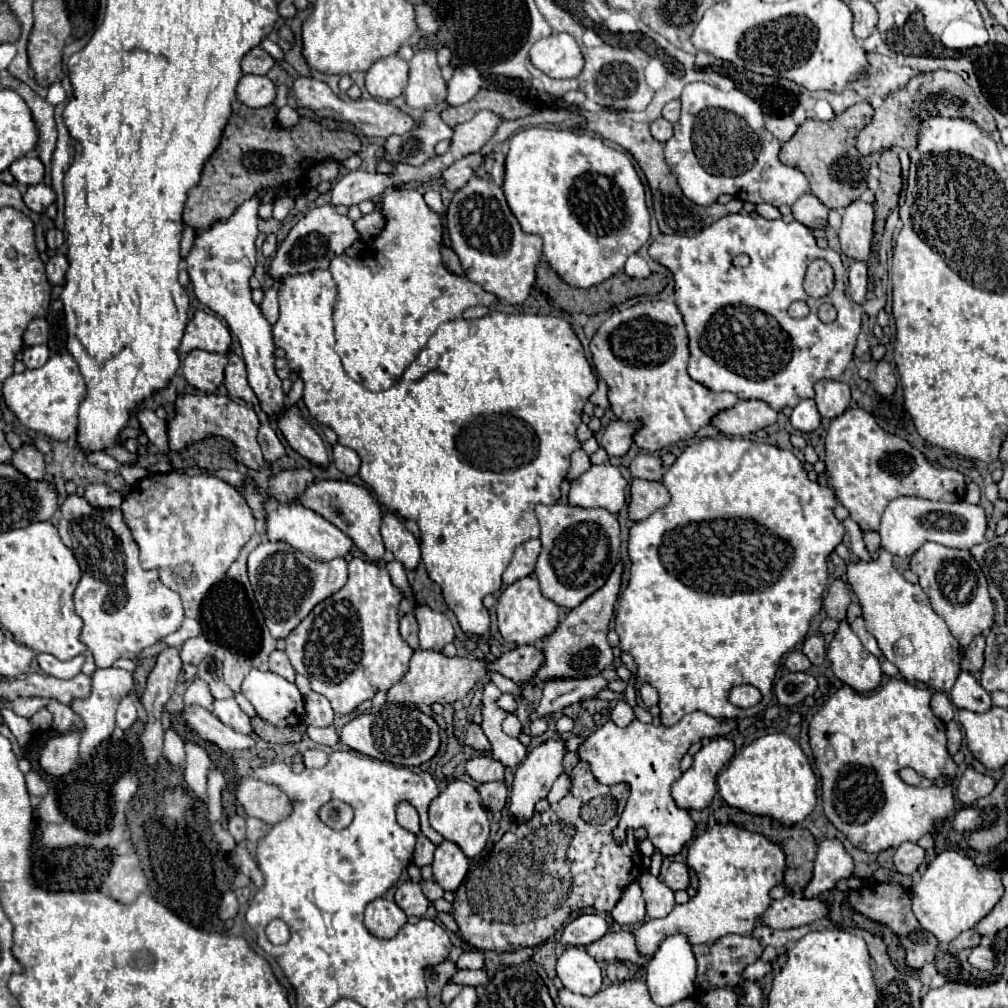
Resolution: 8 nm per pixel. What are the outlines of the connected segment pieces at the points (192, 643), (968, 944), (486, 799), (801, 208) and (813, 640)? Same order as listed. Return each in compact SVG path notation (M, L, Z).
M199 636L199 638L189 638L183 644L181 660L185 664L199 664L203 658L213 656L213 654L215 654L215 646L205 636Z
M967 930L967 932L959 934L959 936L949 944L949 952L951 952L951 954L959 954L959 952L965 950L965 948L975 948L975 946L979 944L979 940L981 940L981 936L979 936L975 930Z
M487 782L487 784L481 784L477 790L483 798L483 804L489 810L501 812L505 808L507 798L509 798L509 788L505 782Z
M811 192L803 194L793 206L793 216L795 220L799 220L801 224L809 226L809 228L825 228L827 226L827 206L817 198L813 196Z
M815 634L815 636L809 636L805 642L803 642L803 654L811 660L811 664L815 666L821 666L827 658L827 652L825 652L825 640L821 634Z

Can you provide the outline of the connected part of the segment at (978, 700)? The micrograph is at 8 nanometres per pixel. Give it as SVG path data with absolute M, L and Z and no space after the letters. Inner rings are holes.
M969 672L959 674L955 686L949 692L949 698L957 708L965 708L973 712L985 712L991 706L989 694Z

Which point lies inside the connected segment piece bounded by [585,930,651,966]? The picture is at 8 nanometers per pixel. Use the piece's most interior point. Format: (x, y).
(613, 946)

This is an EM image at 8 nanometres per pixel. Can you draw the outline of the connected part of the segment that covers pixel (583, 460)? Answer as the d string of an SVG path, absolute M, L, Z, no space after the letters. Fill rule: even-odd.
M575 450L575 452L571 454L571 468L569 468L567 480L575 480L579 474L587 472L589 468L591 468L589 456L587 456L583 450Z

